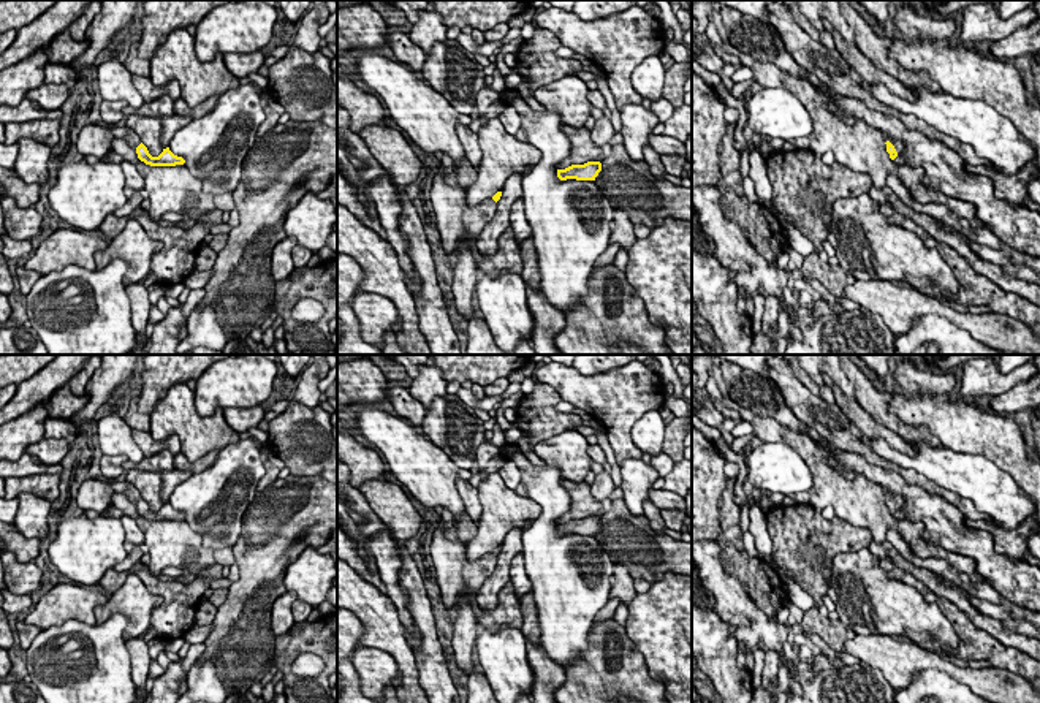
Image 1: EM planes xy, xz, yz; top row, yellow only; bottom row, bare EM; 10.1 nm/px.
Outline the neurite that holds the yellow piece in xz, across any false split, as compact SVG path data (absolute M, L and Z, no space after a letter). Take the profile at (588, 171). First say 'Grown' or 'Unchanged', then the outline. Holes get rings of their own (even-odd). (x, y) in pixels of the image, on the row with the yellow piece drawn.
Unchanged. M587 162L584 165L571 165L565 169L557 169L557 177L560 180L576 179L576 180L595 180L602 171L600 162Z

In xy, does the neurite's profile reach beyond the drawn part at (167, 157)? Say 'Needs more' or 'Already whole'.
Needs more

